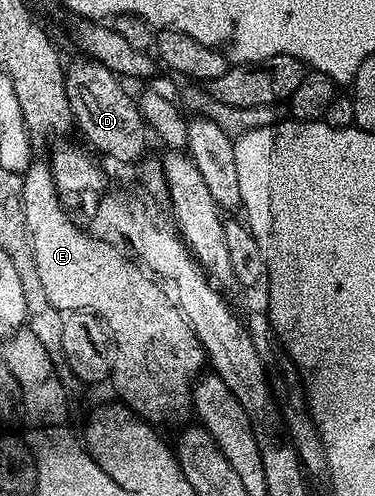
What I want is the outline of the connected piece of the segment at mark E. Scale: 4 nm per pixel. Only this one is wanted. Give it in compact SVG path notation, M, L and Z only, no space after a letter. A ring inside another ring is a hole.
M31 164L23 178L22 189L27 189L27 201L21 203L33 240L39 279L43 279L47 299L51 299L56 309L69 315L109 314L115 337L114 350L121 345L121 341L141 345L141 349L118 349L115 355L133 357L129 363L139 363L139 357L147 357L147 373L189 373L185 377L185 389L181 395L192 398L194 386L206 368L207 358L199 339L171 300L170 294L165 294L160 289L162 286L136 260L130 259L124 252L121 254L116 244L91 236L69 216L61 205L53 182L53 170L48 164ZM37 215L45 215L45 237L37 237ZM121 321L125 321L125 325L121 325ZM121 329L133 329L137 337L129 337L129 333L121 337Z

